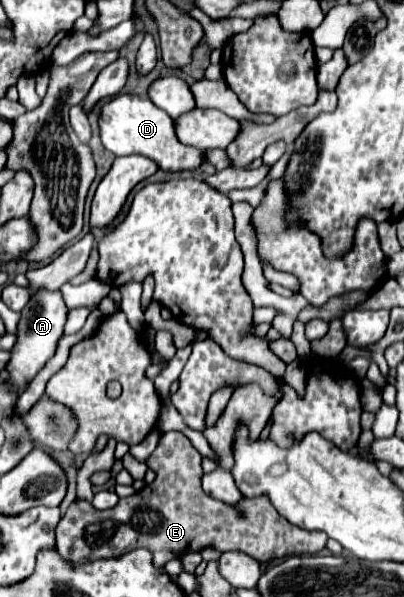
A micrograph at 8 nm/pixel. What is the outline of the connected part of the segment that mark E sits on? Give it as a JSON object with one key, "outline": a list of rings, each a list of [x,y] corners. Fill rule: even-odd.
{"outline":[[[177,430],[163,432],[159,438],[159,446],[149,456],[147,466],[157,472],[157,478],[147,484],[143,490],[135,492],[129,498],[121,498],[117,508],[111,510],[97,510],[87,500],[75,500],[65,516],[61,518],[57,526],[57,552],[63,560],[71,564],[89,564],[93,560],[103,558],[115,558],[125,552],[131,552],[135,548],[147,548],[153,554],[153,564],[157,568],[163,568],[169,560],[181,558],[189,552],[201,552],[205,548],[217,548],[219,552],[227,550],[243,550],[257,558],[259,562],[271,560],[271,558],[285,558],[285,556],[303,556],[303,554],[319,554],[325,544],[327,536],[325,532],[309,532],[303,530],[289,520],[285,520],[277,510],[269,504],[265,496],[261,498],[243,498],[237,504],[225,504],[221,500],[215,500],[207,496],[201,488],[201,454],[193,448],[193,444]]]}

